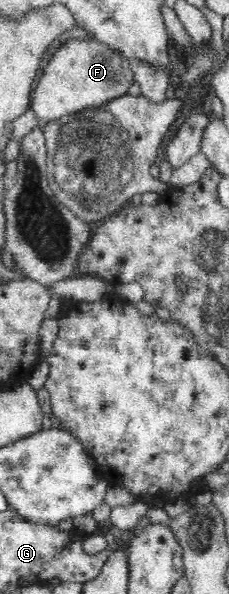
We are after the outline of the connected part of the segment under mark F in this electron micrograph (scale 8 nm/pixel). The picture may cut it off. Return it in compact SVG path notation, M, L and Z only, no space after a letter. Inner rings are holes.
M68 37L66 41L55 45L47 55L50 60L29 97L29 108L40 123L52 121L81 107L96 106L128 91L134 75L119 54L96 40Z

